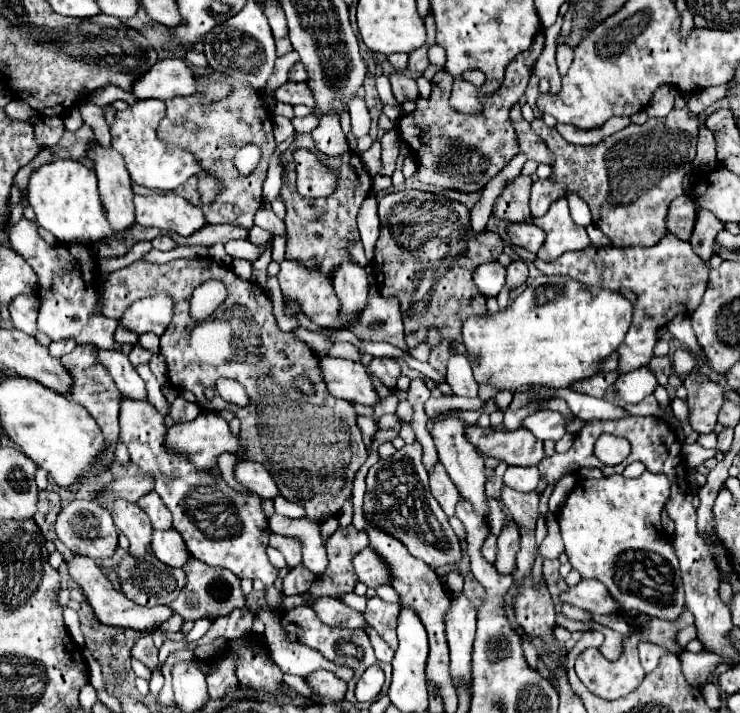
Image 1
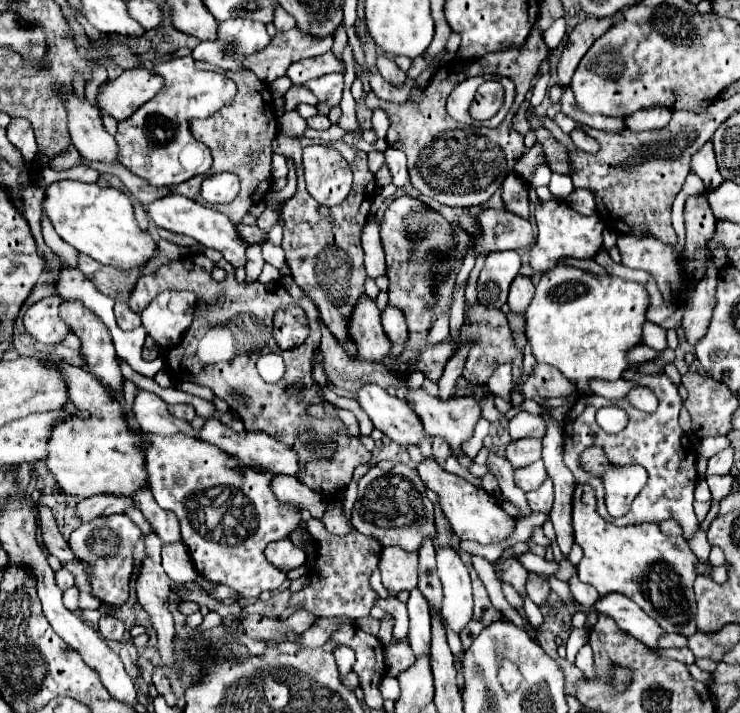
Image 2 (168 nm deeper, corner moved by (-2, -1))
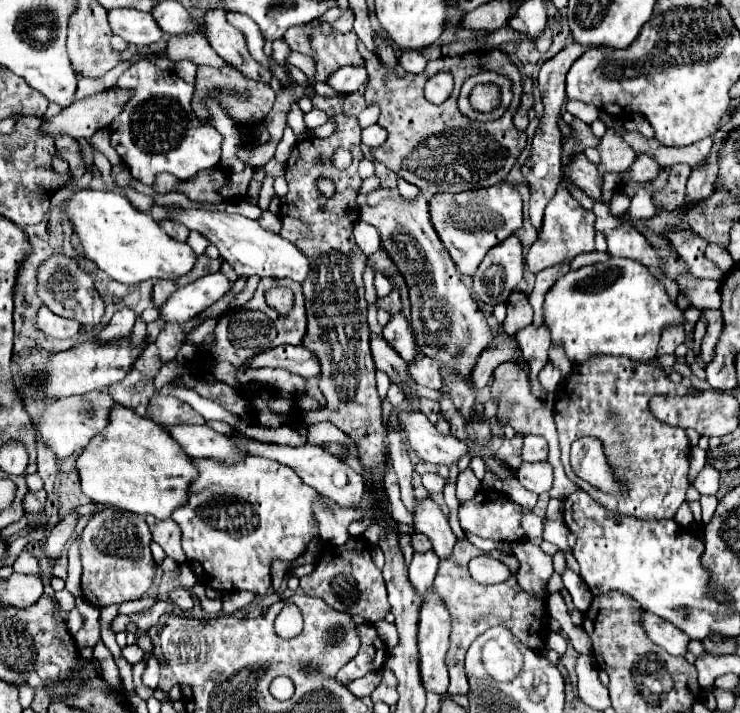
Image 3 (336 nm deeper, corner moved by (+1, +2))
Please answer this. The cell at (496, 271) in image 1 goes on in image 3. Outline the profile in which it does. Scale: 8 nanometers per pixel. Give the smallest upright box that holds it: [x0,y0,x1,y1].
[473,236,523,304]

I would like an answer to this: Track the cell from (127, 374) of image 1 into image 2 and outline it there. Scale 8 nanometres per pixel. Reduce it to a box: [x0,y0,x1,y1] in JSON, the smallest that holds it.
[132,389,198,437]

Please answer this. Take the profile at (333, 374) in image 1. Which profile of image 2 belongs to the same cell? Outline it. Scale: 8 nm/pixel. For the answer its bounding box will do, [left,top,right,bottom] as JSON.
[358,385,424,445]

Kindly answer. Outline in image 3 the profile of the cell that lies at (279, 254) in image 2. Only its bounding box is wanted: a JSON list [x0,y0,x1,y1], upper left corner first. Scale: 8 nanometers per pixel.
[171,208,309,282]

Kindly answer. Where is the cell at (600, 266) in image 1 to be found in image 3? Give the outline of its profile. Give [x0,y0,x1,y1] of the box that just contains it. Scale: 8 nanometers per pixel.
[592,202,661,266]

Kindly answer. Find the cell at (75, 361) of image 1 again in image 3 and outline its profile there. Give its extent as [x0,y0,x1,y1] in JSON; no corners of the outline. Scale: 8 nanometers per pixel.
[37,252,105,328]

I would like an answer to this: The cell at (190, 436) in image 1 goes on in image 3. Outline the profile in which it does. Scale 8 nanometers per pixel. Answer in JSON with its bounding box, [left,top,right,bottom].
[237,438,365,508]

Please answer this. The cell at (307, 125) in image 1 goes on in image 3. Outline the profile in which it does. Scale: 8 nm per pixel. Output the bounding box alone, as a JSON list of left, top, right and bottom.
[305,108,327,130]

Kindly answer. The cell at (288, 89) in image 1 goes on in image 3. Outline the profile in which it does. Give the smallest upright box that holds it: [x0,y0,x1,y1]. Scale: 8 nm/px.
[329,66,367,92]

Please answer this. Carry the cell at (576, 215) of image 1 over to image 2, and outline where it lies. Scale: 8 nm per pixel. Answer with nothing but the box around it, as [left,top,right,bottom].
[550,173,574,199]

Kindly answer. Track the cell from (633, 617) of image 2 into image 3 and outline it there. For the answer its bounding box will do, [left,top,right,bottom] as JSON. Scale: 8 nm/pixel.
[641,612,691,656]

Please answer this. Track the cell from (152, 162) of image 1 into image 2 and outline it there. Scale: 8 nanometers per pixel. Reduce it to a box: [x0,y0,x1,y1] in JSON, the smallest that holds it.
[116,57,240,205]

